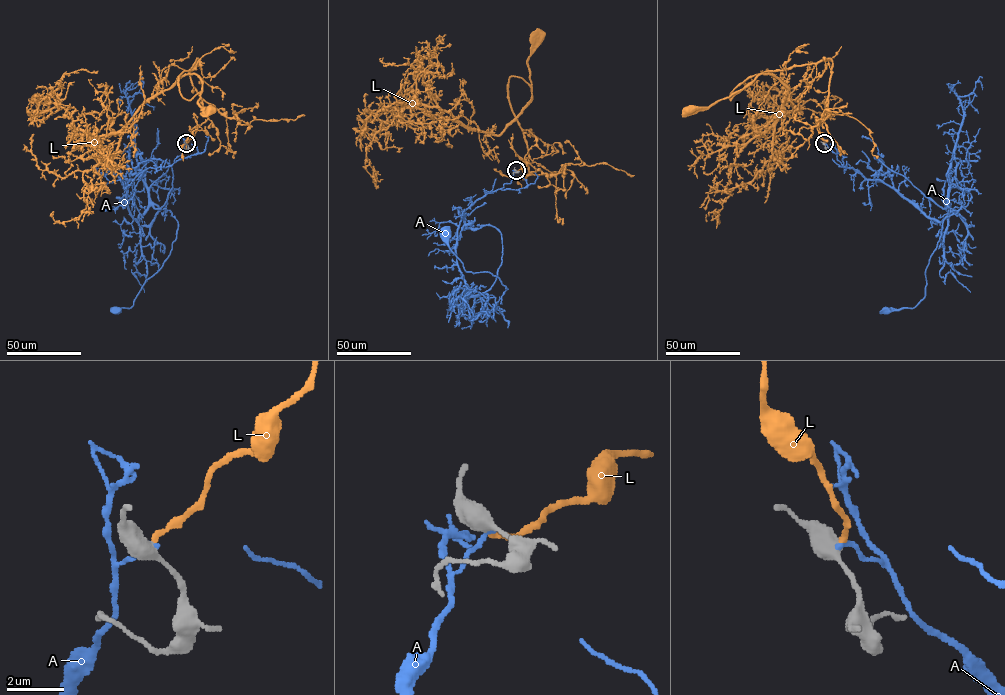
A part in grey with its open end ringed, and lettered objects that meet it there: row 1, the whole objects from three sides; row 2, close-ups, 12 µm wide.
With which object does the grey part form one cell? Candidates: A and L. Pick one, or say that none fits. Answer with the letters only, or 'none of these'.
L

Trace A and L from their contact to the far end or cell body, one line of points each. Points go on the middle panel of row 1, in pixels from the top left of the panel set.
A: (515, 170), (469, 206), (457, 230), (468, 293), (502, 299), (499, 278), (466, 271), (445, 232)
L: (515, 170), (536, 170), (520, 177), (528, 152), (508, 79), (531, 86), (527, 59), (540, 34)

